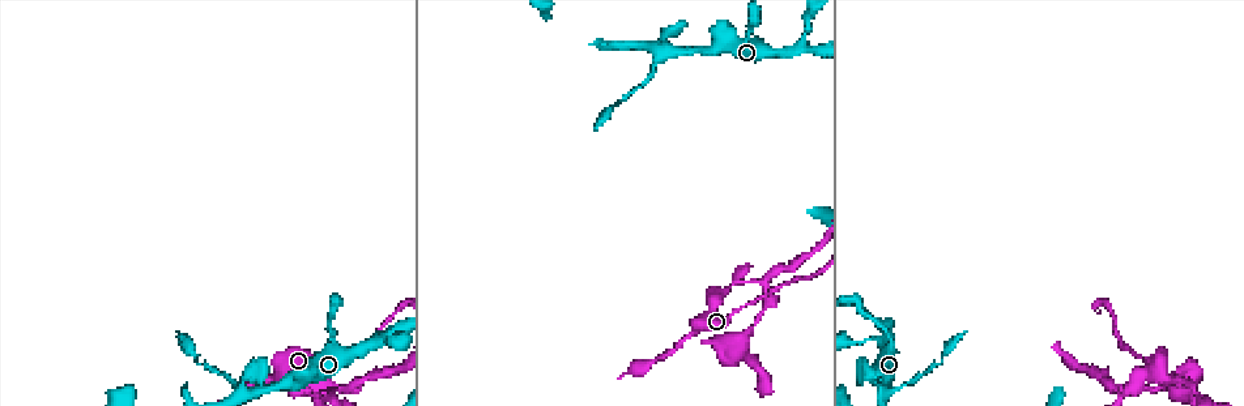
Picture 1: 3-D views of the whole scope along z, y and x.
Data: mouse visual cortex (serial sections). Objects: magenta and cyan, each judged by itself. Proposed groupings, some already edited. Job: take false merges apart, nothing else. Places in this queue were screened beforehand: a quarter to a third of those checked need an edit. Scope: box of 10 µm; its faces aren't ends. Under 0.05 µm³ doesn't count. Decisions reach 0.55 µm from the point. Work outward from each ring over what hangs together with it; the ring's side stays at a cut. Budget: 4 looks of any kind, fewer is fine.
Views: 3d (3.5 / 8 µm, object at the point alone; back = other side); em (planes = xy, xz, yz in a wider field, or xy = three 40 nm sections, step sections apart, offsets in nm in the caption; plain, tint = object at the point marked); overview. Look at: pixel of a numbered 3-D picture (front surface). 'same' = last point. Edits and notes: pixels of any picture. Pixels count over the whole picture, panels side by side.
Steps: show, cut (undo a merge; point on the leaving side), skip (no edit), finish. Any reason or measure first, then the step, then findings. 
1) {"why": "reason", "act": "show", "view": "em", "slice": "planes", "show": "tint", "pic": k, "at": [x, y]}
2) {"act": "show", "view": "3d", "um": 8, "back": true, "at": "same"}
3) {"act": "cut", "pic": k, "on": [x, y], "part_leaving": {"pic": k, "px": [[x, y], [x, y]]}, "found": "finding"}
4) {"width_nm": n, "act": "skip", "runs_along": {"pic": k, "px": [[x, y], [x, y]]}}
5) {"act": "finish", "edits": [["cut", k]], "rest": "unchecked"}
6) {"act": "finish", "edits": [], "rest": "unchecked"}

{"why": "three-way junction", "act": "show", "view": "3d", "um": 3.5, "pic": 1, "at": [1116, 390]}

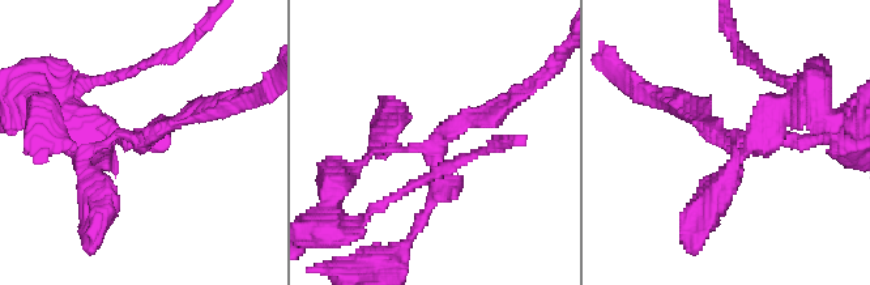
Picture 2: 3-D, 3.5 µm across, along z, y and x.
{"arms": 3, "arm_widths_nm": [150, 150, 200], "act": "show", "view": "em", "slice": "xy", "step": 5, "show": "tint", "pic": 2, "at": [731, 140]}

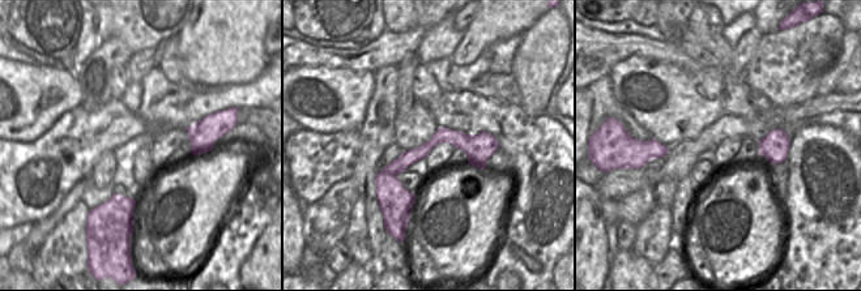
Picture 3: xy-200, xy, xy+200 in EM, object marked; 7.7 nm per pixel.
{"act": "cut", "pic": 2, "on": [421, 148], "border": {"pic": 3, "px": [[383, 168], [396, 175]]}, "found": "two cells meet here"}

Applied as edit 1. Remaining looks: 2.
{"why": "redraw", "act": "show", "view": "overview"}

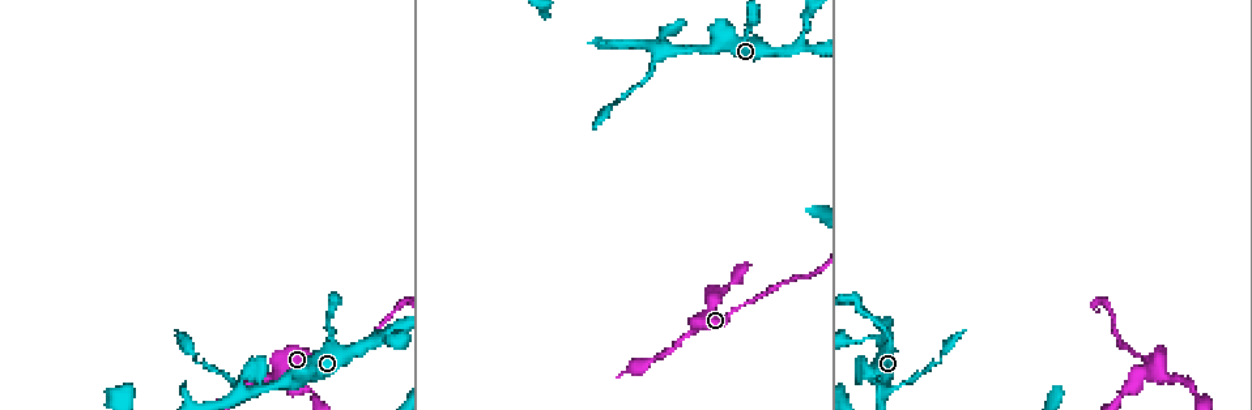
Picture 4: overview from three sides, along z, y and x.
{"why": "four-way junction", "act": "show", "view": "3d", "um": 3.5, "pic": 4, "at": [239, 382]}

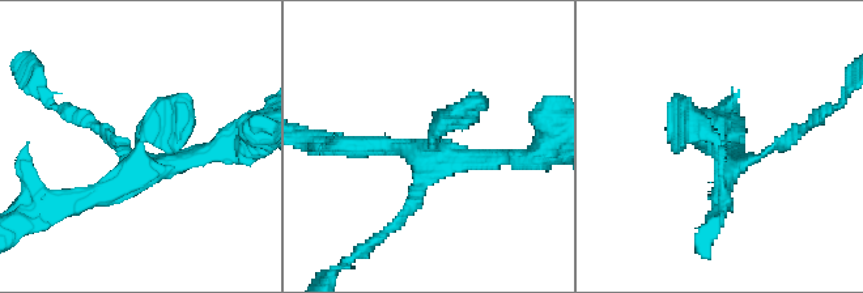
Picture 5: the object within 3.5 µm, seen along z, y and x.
{"arm_widths_nm": [150, 200, 250, 250], "act": "skip", "runs_along": {"pic": 5, "px": [[732, 153], [726, 169], [679, 97]]}, "found": "one cell here"}

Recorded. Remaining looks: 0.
{"act": "finish", "edits": [["cut", 2]], "rest": "unchecked"}

